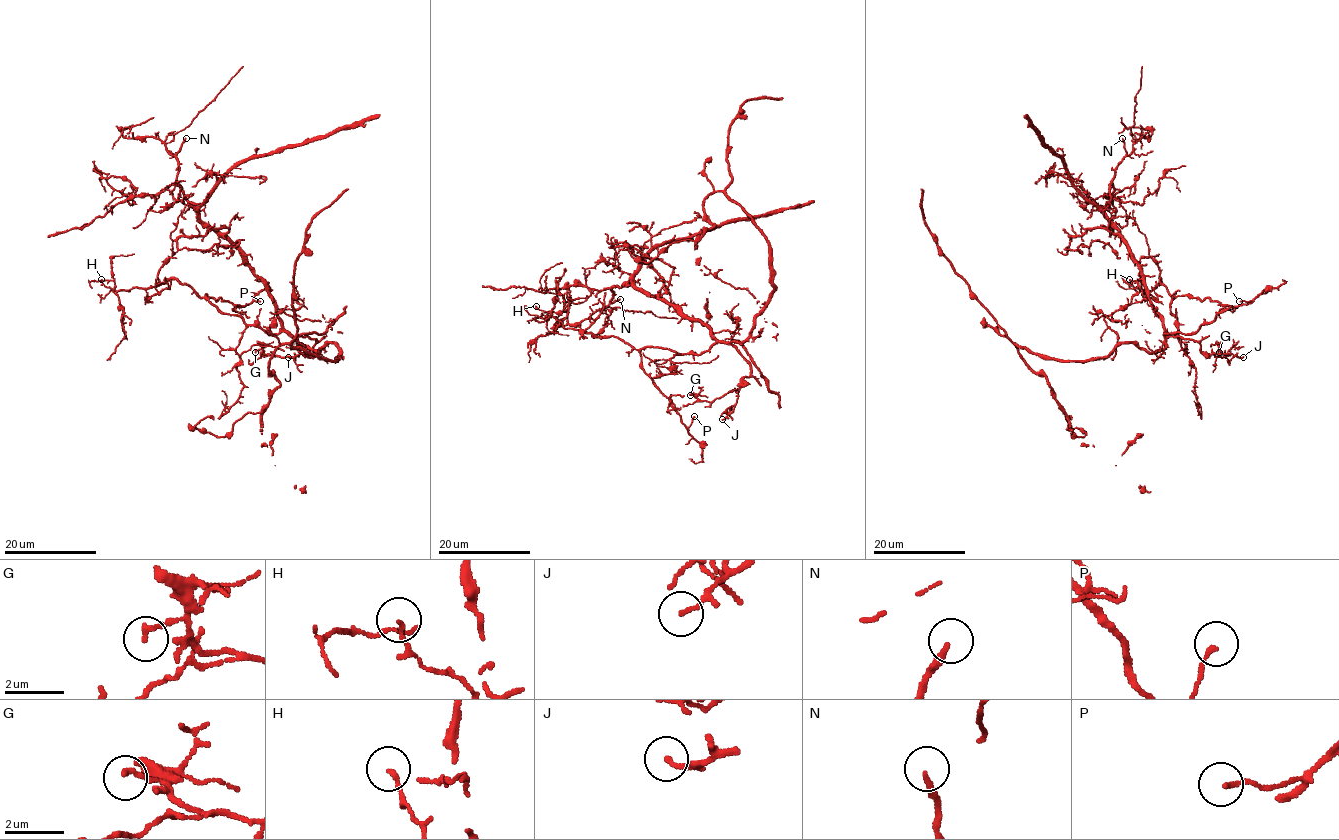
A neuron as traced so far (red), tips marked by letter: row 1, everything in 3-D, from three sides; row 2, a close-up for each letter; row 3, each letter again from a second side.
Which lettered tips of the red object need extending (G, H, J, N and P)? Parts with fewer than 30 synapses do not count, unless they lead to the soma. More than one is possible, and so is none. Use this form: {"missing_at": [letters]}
{"missing_at": ["N"]}

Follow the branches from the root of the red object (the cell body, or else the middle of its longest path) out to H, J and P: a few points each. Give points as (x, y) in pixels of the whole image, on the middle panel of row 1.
H: (741, 342), (715, 342), (699, 354), (653, 346), (634, 349), (613, 336), (565, 328), (536, 306)
J: (741, 342), (731, 344), (750, 366), (750, 374), (743, 379), (734, 409), (722, 419)
P: (741, 342), (715, 342), (699, 354), (653, 346), (640, 351), (641, 367), (680, 422), (687, 427), (694, 416)

